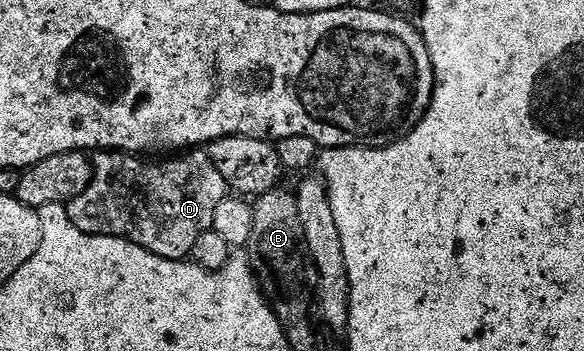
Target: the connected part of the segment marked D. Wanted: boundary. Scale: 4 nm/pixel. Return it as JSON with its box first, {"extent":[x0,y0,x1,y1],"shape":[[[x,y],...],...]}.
{"extent":[66,148,229,260],"shape":[[[195,148],[190,152],[180,153],[172,162],[155,162],[159,160],[144,160],[142,157],[133,154],[124,154],[122,152],[99,152],[91,158],[91,183],[85,192],[81,192],[81,196],[77,196],[72,202],[66,203],[67,215],[69,220],[77,228],[81,228],[81,232],[86,234],[96,234],[97,236],[109,236],[110,238],[125,238],[127,241],[137,244],[141,248],[145,248],[149,252],[153,252],[162,258],[174,258],[183,260],[190,255],[193,244],[202,233],[210,231],[214,224],[214,213],[217,206],[225,201],[229,196],[227,189],[227,181],[225,176],[221,176],[221,172],[217,172],[217,164],[213,164],[213,160],[207,155],[206,149]]]}

